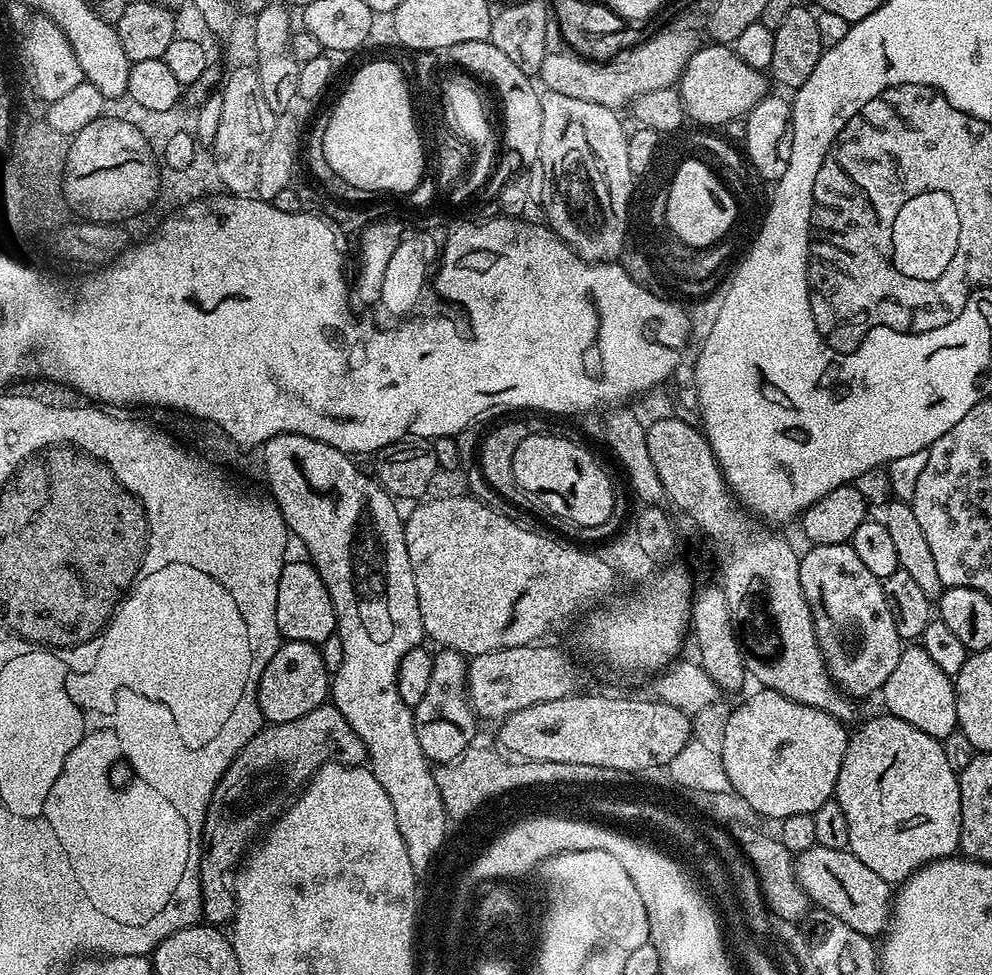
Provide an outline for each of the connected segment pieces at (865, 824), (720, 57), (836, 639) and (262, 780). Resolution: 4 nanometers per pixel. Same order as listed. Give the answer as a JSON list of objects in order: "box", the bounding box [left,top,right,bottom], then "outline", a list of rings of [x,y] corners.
[{"box":[834,714,960,886],"outline":[[[887,714],[866,721],[857,732],[849,735],[834,793],[838,806],[846,813],[846,827],[850,830],[847,851],[893,886],[909,880],[922,866],[949,859],[960,847],[960,777],[957,769],[952,769],[944,747],[930,734],[922,734],[918,726],[910,726],[910,722]]]},{"box":[678,42,769,126],"outline":[[[708,42],[705,45],[705,48],[704,45],[697,47],[678,81],[678,91],[680,101],[684,103],[685,117],[689,121],[697,120],[700,123],[697,125],[700,126],[728,124],[731,120],[739,121],[747,117],[753,106],[769,95],[769,81],[765,73],[746,63],[727,44]]]},{"box":[800,543,902,698],"outline":[[[851,543],[817,544],[807,550],[808,553],[800,556],[802,594],[806,594],[808,599],[824,663],[832,673],[836,687],[849,698],[868,696],[871,692],[879,693],[886,678],[890,678],[890,673],[894,671],[894,666],[898,666],[902,651],[902,641],[895,629],[890,606],[887,605],[883,583],[874,574],[870,574],[870,570],[866,570],[858,554],[854,554]]]},{"box":[200,702,366,926],"outline":[[[331,702],[319,704],[310,710],[310,714],[294,718],[294,722],[261,727],[260,732],[246,742],[218,782],[204,819],[200,885],[202,916],[207,923],[224,926],[236,915],[234,873],[238,865],[257,843],[261,833],[292,803],[313,774],[324,764],[360,766],[365,760],[366,749],[362,738],[358,738],[350,722],[342,718]]]}]

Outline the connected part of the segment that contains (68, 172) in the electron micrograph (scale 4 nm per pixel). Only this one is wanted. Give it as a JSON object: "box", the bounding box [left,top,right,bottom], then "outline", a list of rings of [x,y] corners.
{"box":[63,120,160,222],"outline":[[[100,120],[92,128],[84,128],[76,144],[70,145],[69,158],[64,164],[63,199],[85,221],[128,222],[131,216],[146,211],[158,200],[160,174],[157,153],[147,140],[140,140],[128,124]]]}

